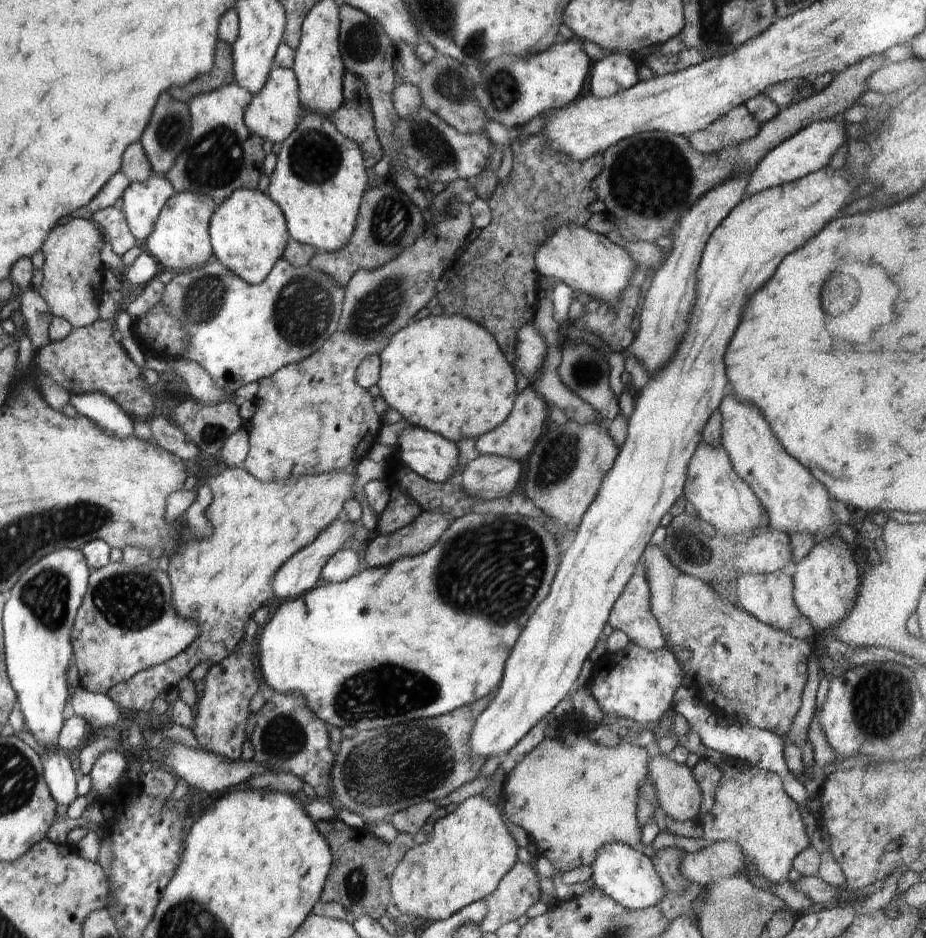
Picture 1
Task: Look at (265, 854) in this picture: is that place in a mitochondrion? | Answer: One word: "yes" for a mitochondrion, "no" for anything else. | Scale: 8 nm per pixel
no

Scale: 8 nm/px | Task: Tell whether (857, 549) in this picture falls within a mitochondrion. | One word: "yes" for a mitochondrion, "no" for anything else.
no

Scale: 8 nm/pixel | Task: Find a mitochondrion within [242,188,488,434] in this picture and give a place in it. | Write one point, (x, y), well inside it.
(303, 309)

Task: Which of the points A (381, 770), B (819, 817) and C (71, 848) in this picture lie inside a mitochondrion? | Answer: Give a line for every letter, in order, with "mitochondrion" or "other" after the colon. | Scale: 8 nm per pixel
A: mitochondrion
B: other
C: other

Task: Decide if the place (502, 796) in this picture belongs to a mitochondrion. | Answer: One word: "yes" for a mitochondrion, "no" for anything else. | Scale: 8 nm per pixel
no

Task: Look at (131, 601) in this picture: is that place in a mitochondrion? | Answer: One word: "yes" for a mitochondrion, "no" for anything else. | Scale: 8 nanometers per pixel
yes

